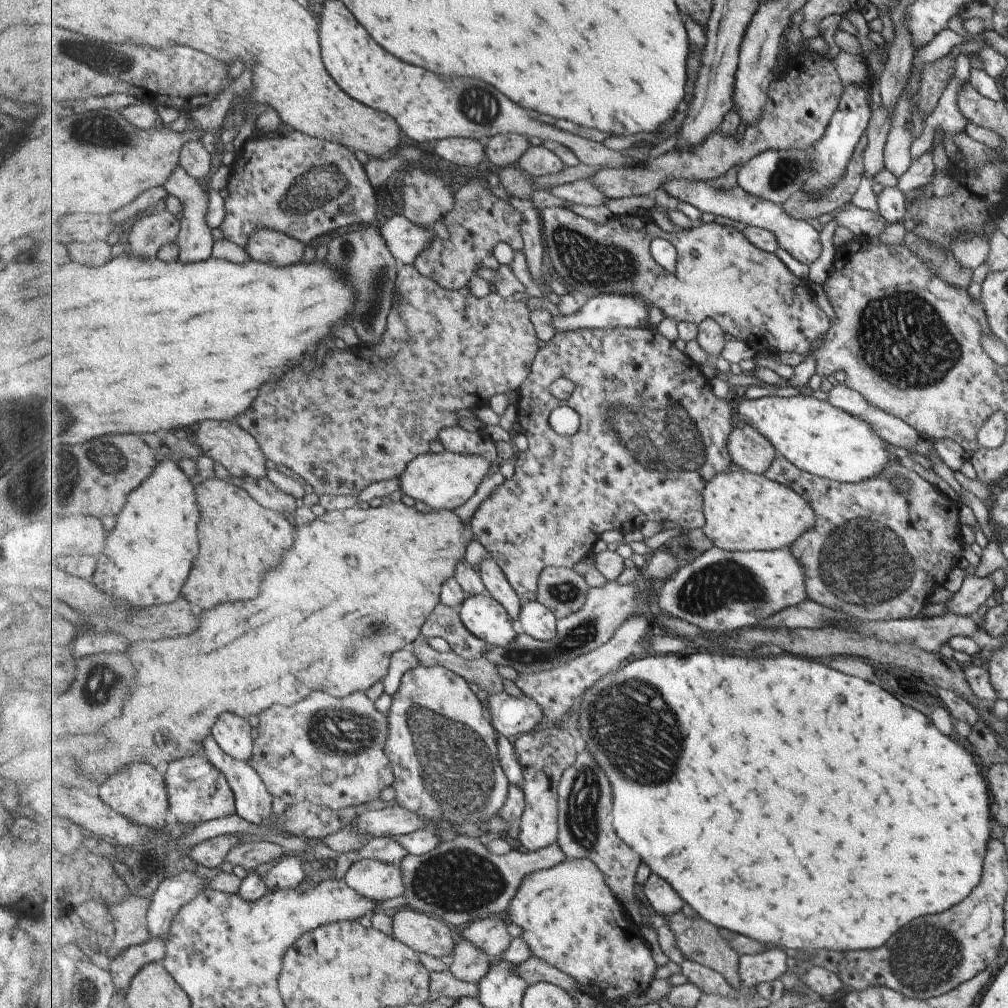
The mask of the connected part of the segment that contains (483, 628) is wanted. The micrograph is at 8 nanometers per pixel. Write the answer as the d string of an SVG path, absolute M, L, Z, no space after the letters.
M489 593L470 595L459 610L462 623L491 646L507 646L520 634L508 610Z

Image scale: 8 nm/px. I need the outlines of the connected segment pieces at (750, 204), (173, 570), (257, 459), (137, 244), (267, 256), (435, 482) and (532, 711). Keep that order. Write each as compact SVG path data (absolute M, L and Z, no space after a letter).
M679 178L679 180L667 180L664 190L669 194L671 201L686 202L696 207L701 212L710 212L717 216L726 216L737 222L742 222L751 227L761 227L771 230L779 246L786 250L792 257L805 263L811 264L819 257L821 243L816 224L812 222L793 218L783 210L783 206L775 204L773 201L761 200L756 196L751 196L743 188L737 187L735 190L727 188L715 188L713 181L698 181Z
M173 460L162 461L155 474L145 479L133 494L129 494L125 510L121 511L116 521L112 522L112 529L107 538L105 550L98 556L99 566L93 584L107 594L113 594L117 600L125 600L127 604L135 604L139 609L153 605L175 602L185 582L191 574L193 560L197 558L200 548L201 506L197 500L197 488L185 472Z
M236 421L227 422L202 422L191 431L191 438L205 450L205 455L220 463L232 476L245 477L255 476L267 477L267 457L263 454L263 449L259 446L258 440L245 430Z
M158 209L158 213L144 216L131 227L126 252L135 256L155 258L167 244L178 240L182 222L175 218L174 212Z
M259 228L249 236L244 250L252 260L283 268L301 262L307 244L279 230Z
M450 450L441 453L429 453L417 456L409 462L407 470L401 476L400 498L419 500L430 506L432 510L454 510L463 506L479 488L483 478L489 475L496 467L491 460L473 454L461 454Z
M501 692L501 694L495 694L493 698L489 698L488 696L487 701L487 708L490 712L493 726L507 737L516 739L523 733L528 733L547 725L543 708L541 708L533 698L529 698L529 696L525 694L514 694L511 696L505 692Z

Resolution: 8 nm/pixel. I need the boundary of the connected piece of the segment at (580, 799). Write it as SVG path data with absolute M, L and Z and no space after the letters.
M586 747L577 754L577 760L565 770L558 791L560 803L558 843L563 852L569 859L593 860L633 923L638 927L643 926L643 914L641 914L640 900L636 895L635 883L635 874L643 858L621 838L621 834L617 834L617 828L613 826L614 806L611 784L603 768L597 766L595 756Z

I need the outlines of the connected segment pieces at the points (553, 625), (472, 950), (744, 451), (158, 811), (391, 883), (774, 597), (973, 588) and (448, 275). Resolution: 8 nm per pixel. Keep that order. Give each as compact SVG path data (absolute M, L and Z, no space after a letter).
M538 600L524 603L521 608L520 623L523 632L539 640L553 640L557 636L557 622L556 614Z
M461 933L457 935L457 944L450 960L450 970L453 976L463 982L480 984L490 968L491 956L477 948L469 940L465 940Z
M740 422L729 437L729 452L733 462L743 471L764 474L776 461L777 448L751 424Z
M135 762L127 770L121 770L117 774L105 780L99 788L99 795L109 806L117 812L131 818L133 822L141 826L149 826L151 830L165 830L169 808L168 784L164 776L160 776L155 770L154 762Z
M360 859L349 867L344 879L361 896L375 902L405 894L403 870L397 864Z
M716 545L699 556L695 562L686 563L671 580L659 587L656 601L661 611L681 618L705 631L715 634L736 633L755 627L762 621L775 616L781 610L797 606L809 598L805 572L791 547L772 551L727 551Z
M997 569L985 577L974 572L965 575L958 591L945 602L945 611L963 616L974 616L975 611L993 592L1000 592L1005 586L1007 570Z
M480 168L481 180L472 179L458 187L454 195L455 208L443 218L450 233L449 238L447 240L434 238L414 262L421 274L436 280L447 290L466 291L469 280L477 274L479 268L499 270L501 264L495 258L495 246L499 242L505 242L513 251L523 251L524 218L509 201L493 194L486 180L490 171L488 168Z

